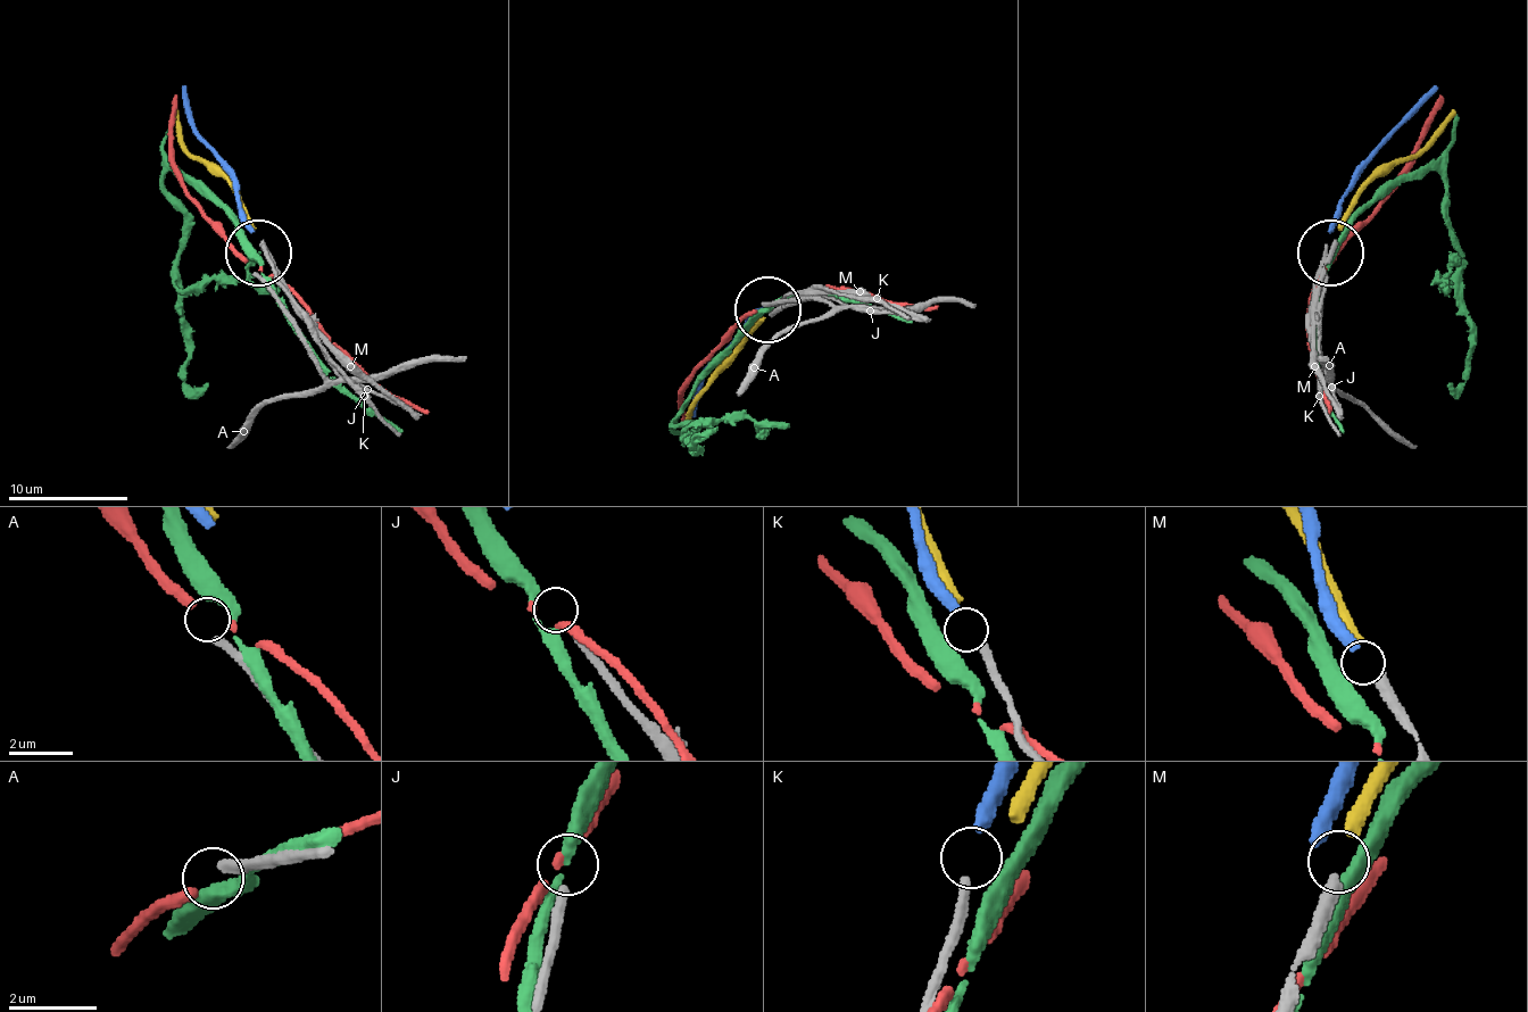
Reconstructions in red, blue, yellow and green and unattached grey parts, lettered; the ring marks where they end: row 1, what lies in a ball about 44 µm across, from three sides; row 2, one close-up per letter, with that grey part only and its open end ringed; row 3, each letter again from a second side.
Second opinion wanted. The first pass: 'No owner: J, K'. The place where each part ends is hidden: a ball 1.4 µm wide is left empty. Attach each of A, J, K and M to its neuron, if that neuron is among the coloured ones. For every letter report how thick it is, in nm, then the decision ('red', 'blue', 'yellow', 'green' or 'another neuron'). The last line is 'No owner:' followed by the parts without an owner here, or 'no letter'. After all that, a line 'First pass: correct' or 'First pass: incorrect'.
A: calibre 280 nm; another neuron
J: calibre 240 nm; another neuron
K: calibre 240 nm; blue
M: calibre 360 nm; yellow
No owner: A, J
First pass: incorrect

